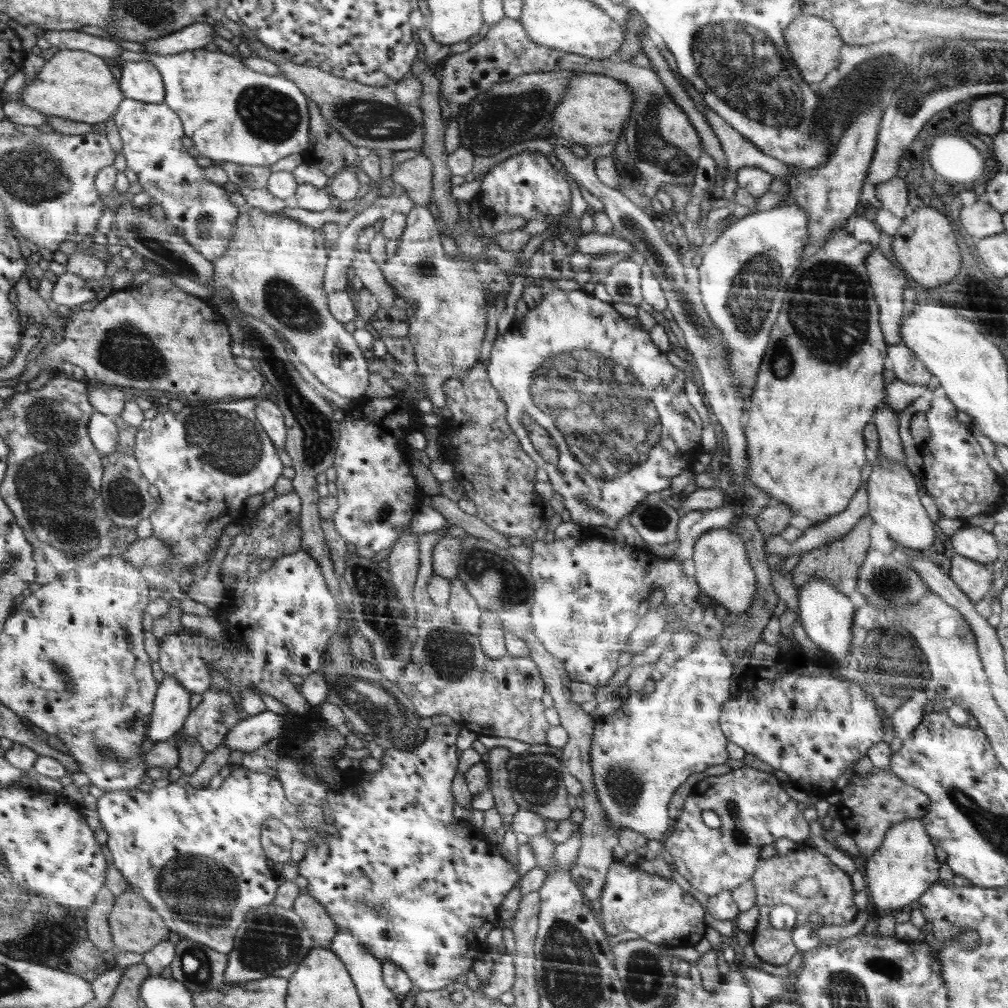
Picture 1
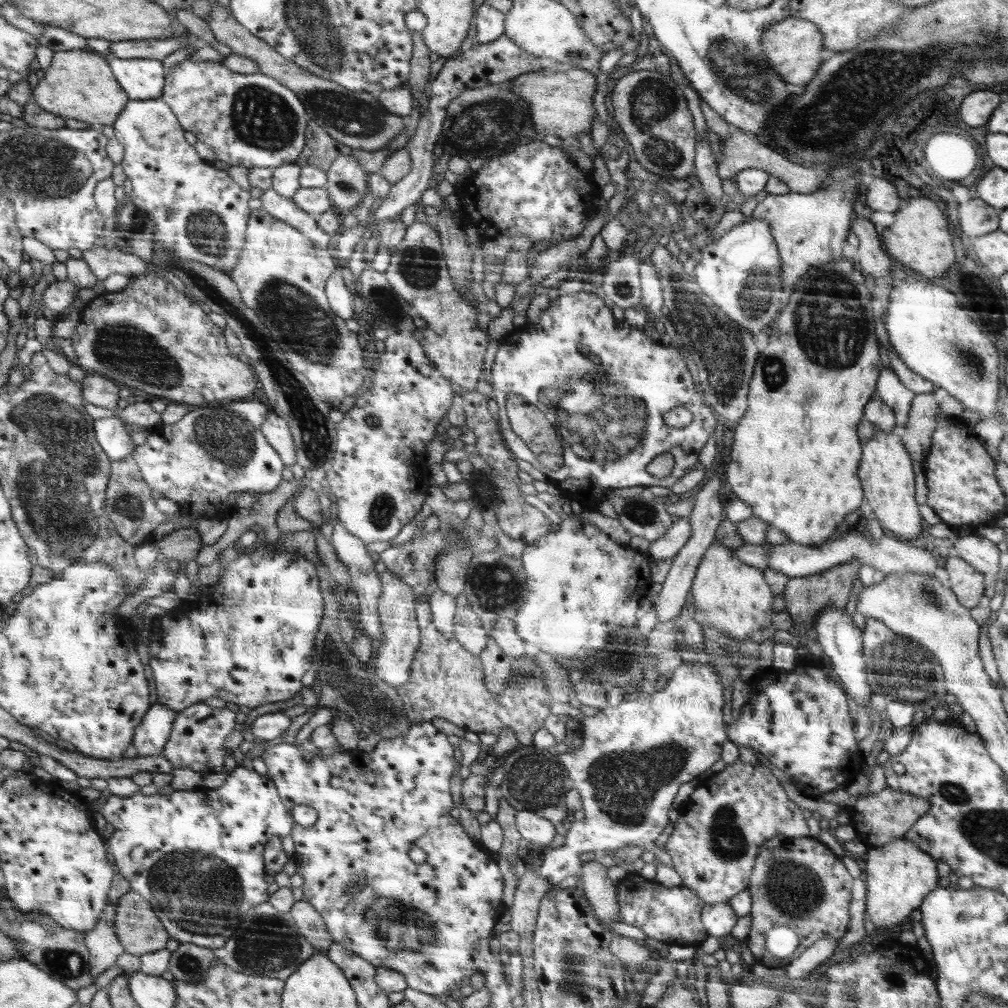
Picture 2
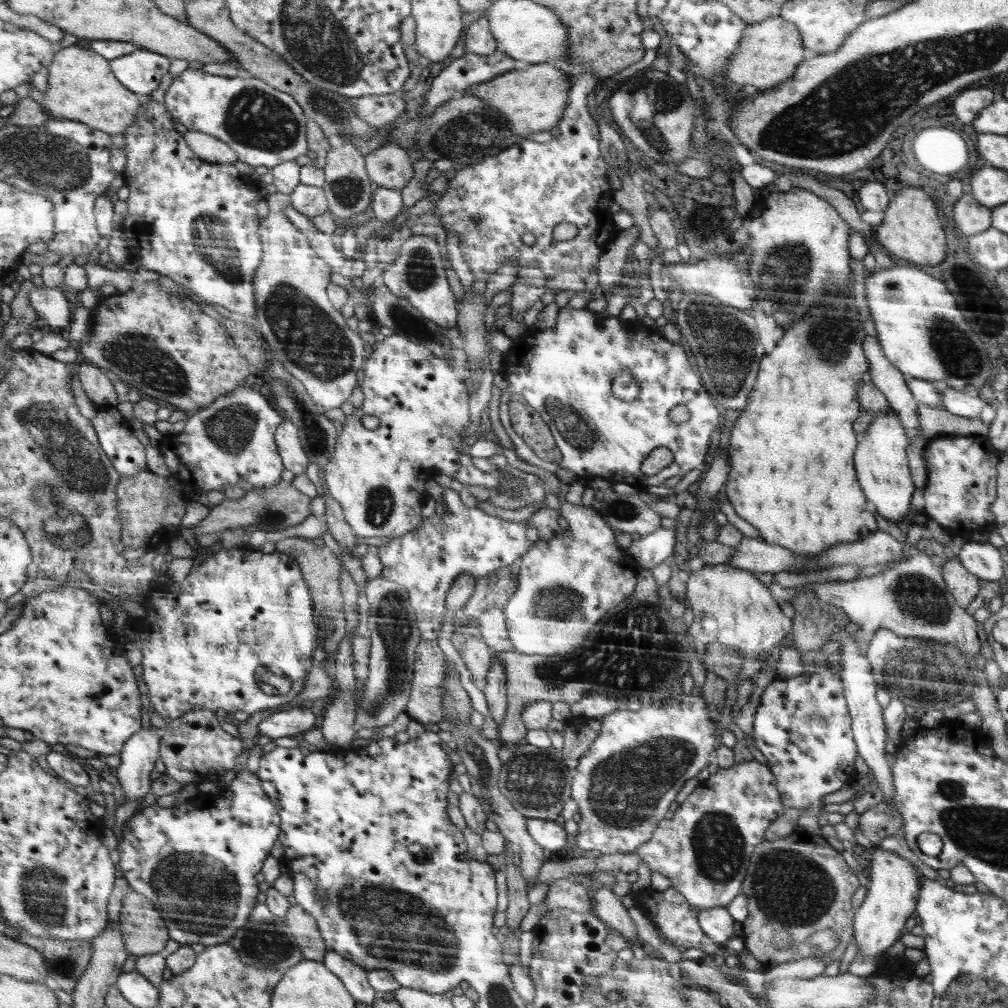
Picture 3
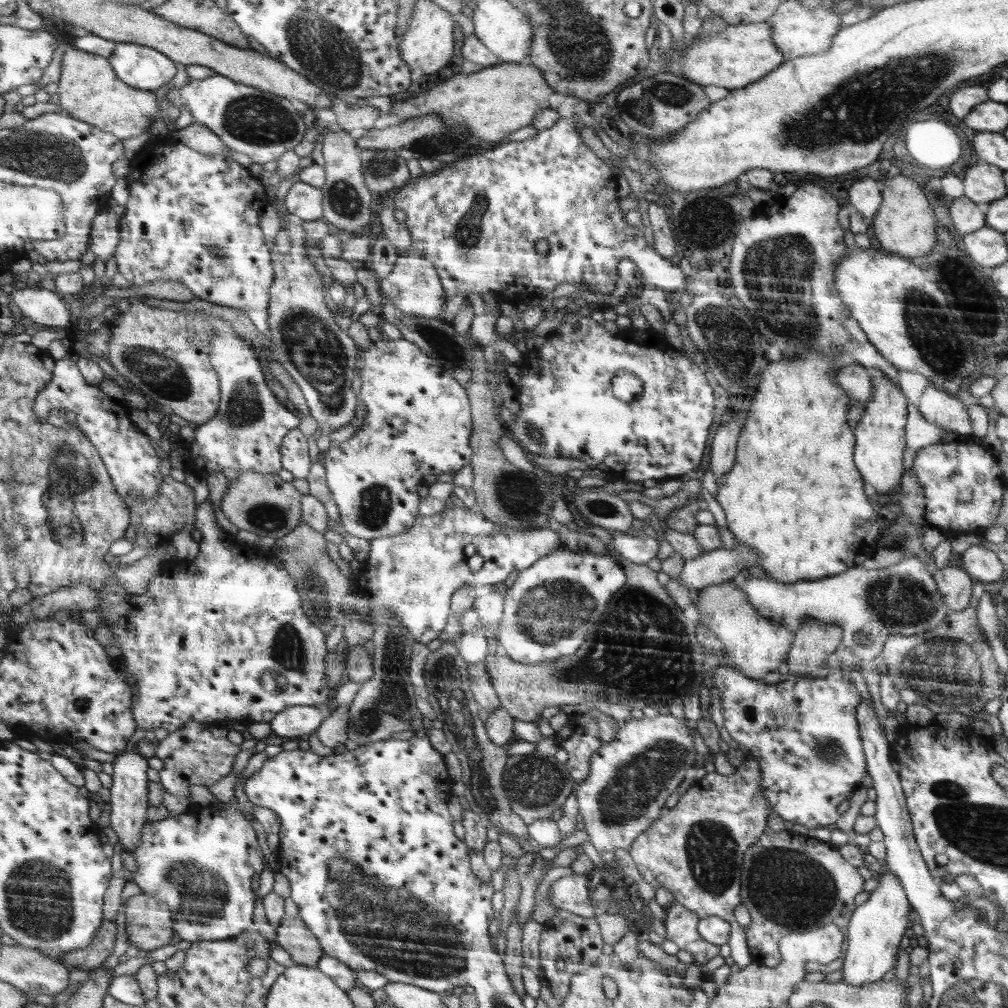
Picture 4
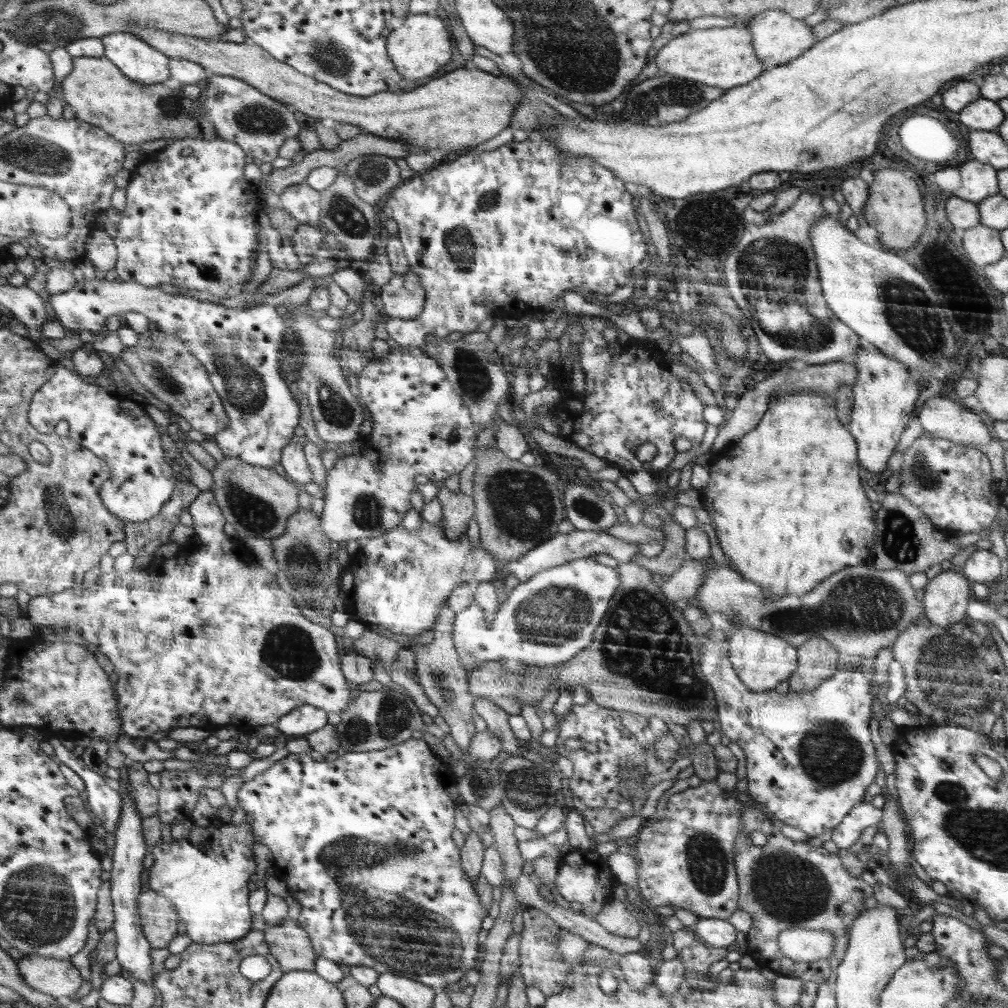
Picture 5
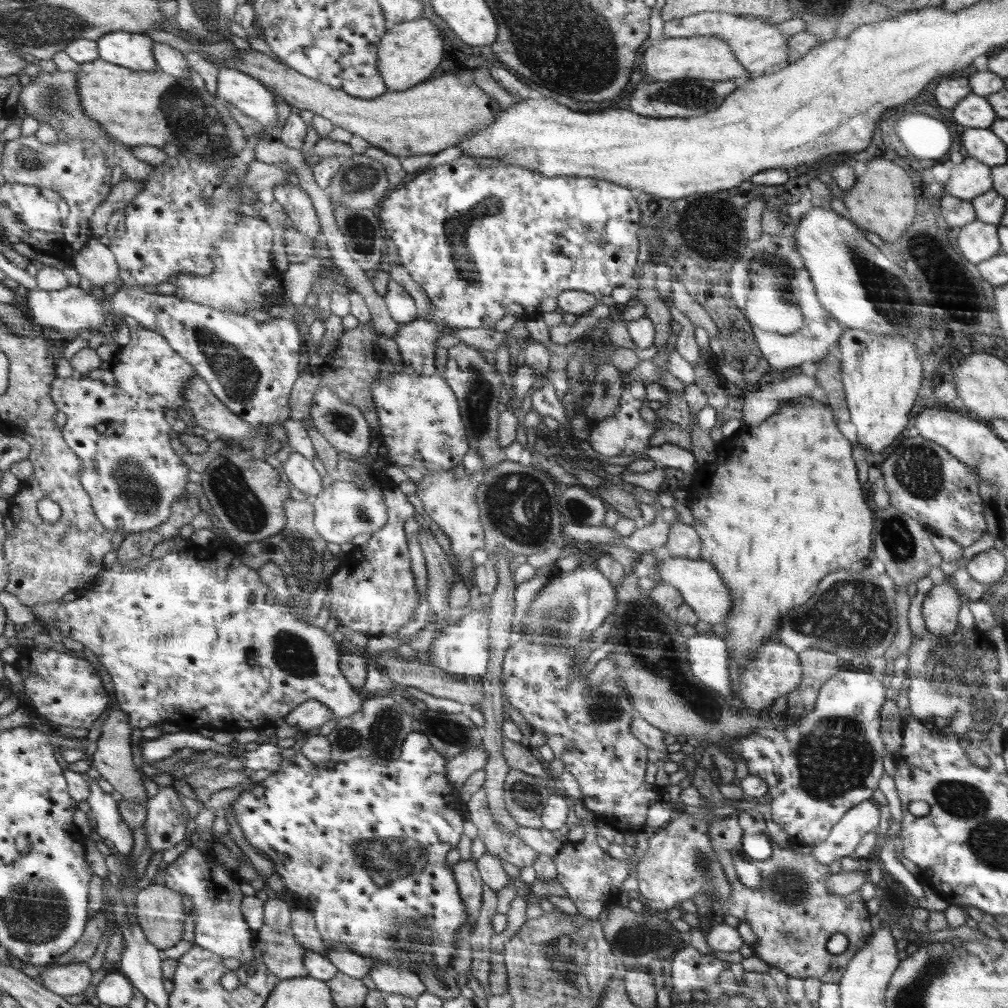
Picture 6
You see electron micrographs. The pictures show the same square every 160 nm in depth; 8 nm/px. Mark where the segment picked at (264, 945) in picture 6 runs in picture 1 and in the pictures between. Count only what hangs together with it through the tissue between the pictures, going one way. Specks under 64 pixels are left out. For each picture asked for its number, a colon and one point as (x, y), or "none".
1: (322, 928)
2: (311, 924)
3: (301, 923)
4: (293, 935)
5: (289, 943)

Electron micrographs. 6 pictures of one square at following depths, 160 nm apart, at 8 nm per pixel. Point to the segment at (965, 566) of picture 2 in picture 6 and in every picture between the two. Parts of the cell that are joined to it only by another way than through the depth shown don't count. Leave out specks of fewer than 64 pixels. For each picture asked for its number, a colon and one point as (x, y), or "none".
3: (964, 586)
4: (954, 584)
5: (945, 598)
6: (941, 607)

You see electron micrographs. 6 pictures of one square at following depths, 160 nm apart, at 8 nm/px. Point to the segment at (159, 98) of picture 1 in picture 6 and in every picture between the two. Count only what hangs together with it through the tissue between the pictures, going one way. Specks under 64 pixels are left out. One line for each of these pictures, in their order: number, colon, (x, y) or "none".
2: (144, 78)
3: (143, 71)
4: (144, 67)
5: (140, 61)
6: (131, 50)

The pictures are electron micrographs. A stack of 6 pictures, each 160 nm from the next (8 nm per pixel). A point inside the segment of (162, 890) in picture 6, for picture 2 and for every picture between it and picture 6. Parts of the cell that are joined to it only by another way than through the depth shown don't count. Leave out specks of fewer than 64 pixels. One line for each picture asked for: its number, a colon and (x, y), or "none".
2: (140, 929)
3: (146, 932)
4: (150, 923)
5: (160, 916)

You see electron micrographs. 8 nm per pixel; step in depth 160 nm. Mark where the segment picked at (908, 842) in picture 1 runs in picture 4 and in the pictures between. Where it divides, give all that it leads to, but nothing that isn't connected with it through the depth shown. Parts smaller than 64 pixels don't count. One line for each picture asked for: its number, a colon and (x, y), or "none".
2: (900, 875)
3: (894, 889)
4: (875, 929)

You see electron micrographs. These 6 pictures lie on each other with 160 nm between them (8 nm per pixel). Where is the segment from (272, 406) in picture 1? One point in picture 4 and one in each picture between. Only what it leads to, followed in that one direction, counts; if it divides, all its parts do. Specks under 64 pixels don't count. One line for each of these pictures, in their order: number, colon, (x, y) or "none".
2: (276, 430)
3: (293, 455)
4: (295, 454)

